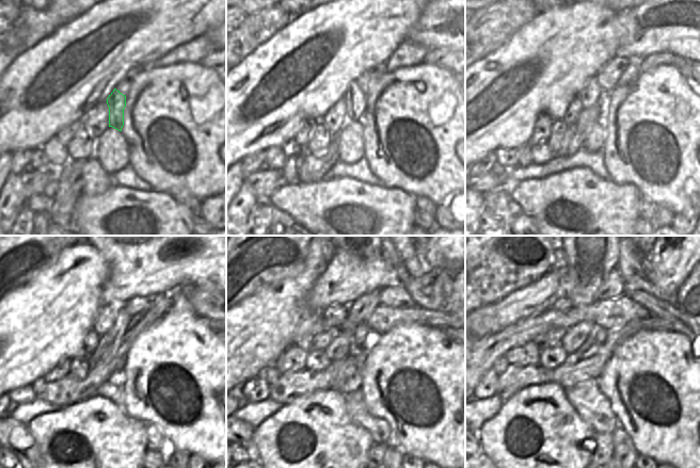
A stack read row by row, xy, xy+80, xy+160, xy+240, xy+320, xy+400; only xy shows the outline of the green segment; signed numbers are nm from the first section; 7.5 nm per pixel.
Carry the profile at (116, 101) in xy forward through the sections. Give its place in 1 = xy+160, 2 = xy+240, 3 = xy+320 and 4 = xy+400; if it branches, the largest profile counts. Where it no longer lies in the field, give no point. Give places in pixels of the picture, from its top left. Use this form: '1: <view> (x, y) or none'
1: xy+160 (591, 95)
2: xy+240 (106, 317)
3: xy+320 (334, 316)
4: xy+400 (562, 305)

